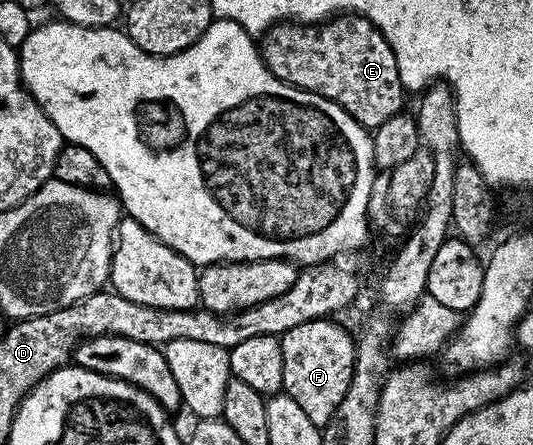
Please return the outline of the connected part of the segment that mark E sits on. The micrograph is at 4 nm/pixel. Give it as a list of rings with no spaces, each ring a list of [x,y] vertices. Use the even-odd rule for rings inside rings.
[[[337,16],[324,24],[298,24],[293,20],[282,20],[264,31],[259,49],[266,68],[279,80],[301,90],[315,92],[339,104],[358,124],[370,132],[376,131],[377,127],[391,120],[391,116],[402,113],[401,101],[407,97],[407,91],[399,76],[397,51],[391,48],[391,44],[383,37],[381,31],[365,18]]]

